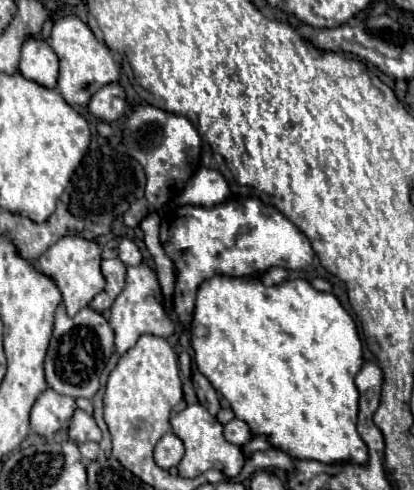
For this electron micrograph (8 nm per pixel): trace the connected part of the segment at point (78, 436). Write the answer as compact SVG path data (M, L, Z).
M77 409L73 413L73 417L69 419L69 431L67 433L75 443L85 443L85 441L97 441L99 443L101 441L101 429L97 427L95 419L81 409Z

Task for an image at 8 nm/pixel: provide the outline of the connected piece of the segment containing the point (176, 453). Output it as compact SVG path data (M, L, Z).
M167 433L157 445L155 445L155 463L161 467L161 469L171 469L175 467L181 457L183 457L185 449L183 449L183 443L179 437L175 437L173 433Z

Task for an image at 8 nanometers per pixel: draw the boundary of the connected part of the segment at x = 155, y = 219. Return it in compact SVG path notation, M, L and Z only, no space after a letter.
M149 213L143 221L141 221L141 229L145 233L145 245L149 249L149 253L153 257L167 257L161 243L159 243L159 215L157 213Z

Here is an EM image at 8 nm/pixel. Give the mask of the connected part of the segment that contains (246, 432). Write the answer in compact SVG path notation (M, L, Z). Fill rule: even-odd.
M233 419L233 421L229 421L225 425L225 439L235 443L235 445L239 445L239 447L247 445L253 437L255 435L253 435L251 427L245 421L241 421L241 419Z

